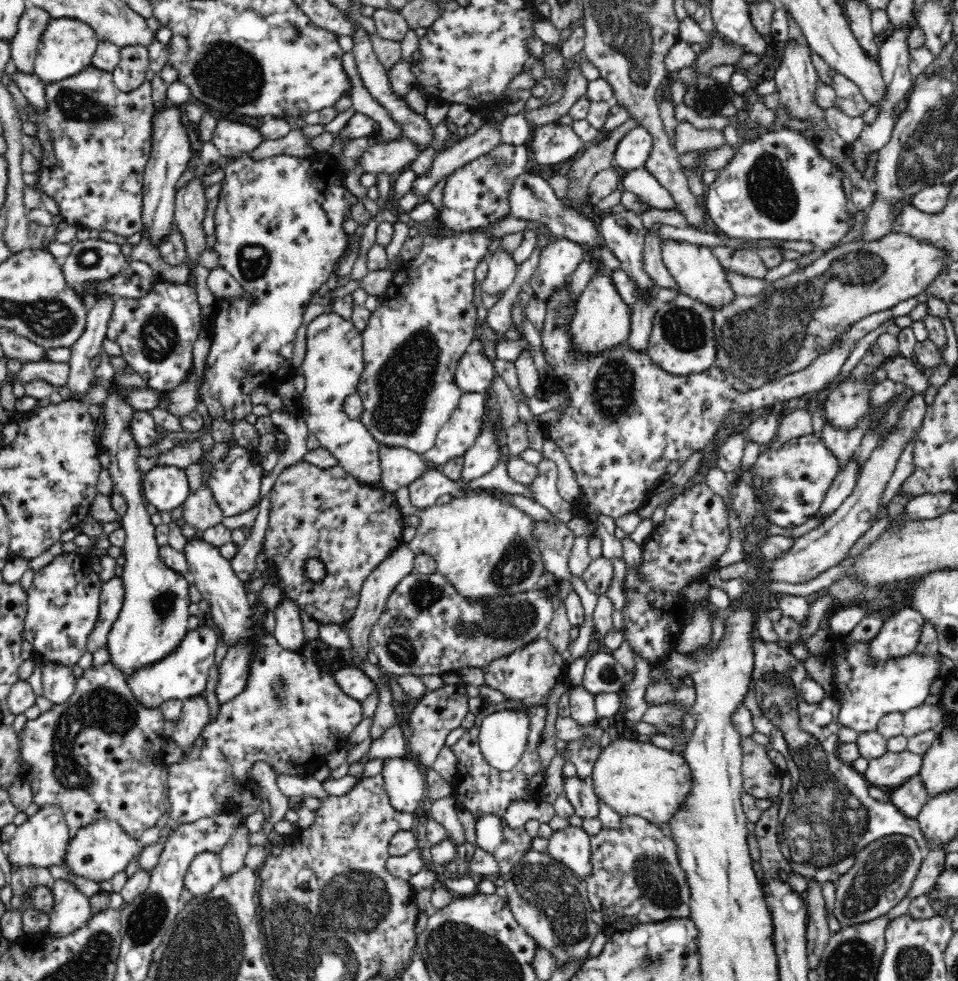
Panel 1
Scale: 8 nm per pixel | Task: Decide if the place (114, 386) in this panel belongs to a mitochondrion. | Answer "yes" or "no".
no

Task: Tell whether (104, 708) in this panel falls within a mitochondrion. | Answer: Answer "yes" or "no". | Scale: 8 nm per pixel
yes

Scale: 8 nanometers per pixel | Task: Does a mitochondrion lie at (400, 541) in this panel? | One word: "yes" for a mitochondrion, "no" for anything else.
no

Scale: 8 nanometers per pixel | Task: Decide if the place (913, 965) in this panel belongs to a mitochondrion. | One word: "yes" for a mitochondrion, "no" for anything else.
yes

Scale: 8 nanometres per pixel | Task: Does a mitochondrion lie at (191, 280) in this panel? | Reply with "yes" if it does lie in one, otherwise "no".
no

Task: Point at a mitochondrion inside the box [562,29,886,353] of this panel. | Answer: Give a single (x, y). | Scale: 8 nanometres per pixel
(769, 186)

